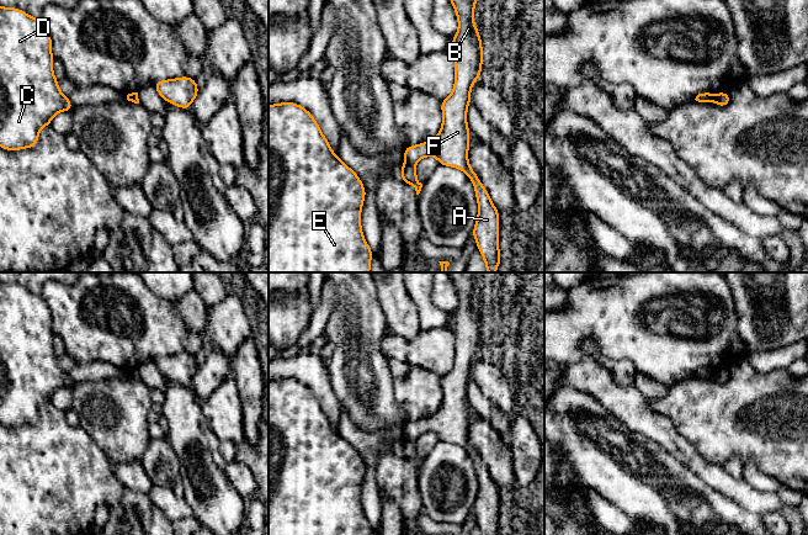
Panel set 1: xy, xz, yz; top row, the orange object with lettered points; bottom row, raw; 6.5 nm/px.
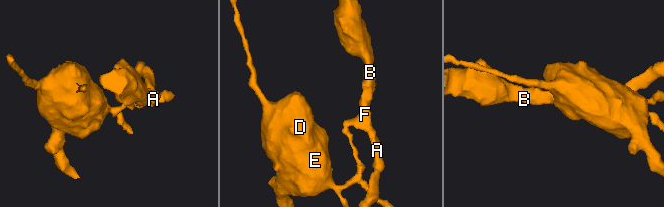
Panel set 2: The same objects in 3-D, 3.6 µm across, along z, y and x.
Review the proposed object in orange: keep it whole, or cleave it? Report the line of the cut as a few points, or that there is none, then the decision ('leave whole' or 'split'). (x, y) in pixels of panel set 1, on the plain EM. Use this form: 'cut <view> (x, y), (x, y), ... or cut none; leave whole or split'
cut xz (405, 439), (414, 441); split

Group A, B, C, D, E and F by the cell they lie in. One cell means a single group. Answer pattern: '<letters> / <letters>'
A B F / C D E

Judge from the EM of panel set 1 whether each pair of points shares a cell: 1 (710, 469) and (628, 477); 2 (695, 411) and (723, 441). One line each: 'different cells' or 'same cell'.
1: different cells
2: same cell

